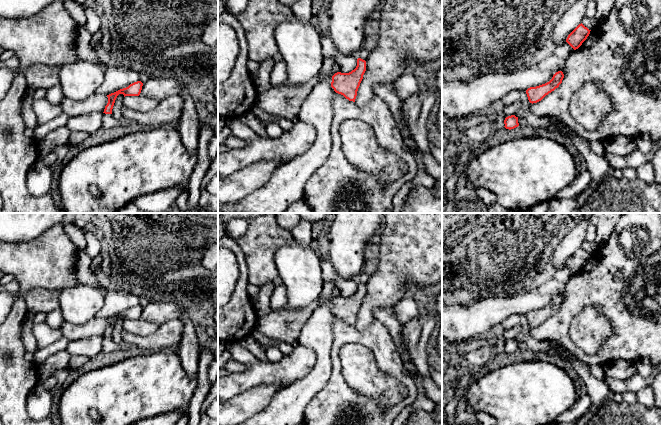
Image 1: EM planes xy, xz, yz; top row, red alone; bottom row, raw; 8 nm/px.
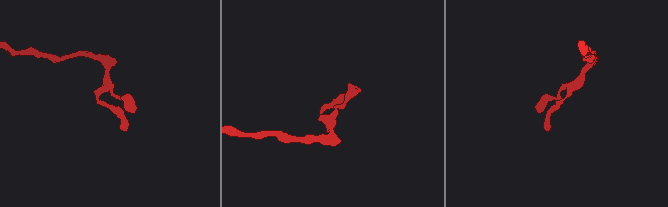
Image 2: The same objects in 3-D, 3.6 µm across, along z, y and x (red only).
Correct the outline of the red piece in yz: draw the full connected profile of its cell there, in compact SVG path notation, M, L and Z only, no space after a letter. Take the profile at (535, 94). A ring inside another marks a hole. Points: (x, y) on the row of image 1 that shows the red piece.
M562 71L556 72L552 79L542 85L530 87L526 90L526 94L530 103L537 103L541 101L546 95L554 91L562 83L564 74Z

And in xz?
M358 58L357 66L349 73L337 72L332 76L331 87L349 101L355 102L357 91L366 71L366 61Z

